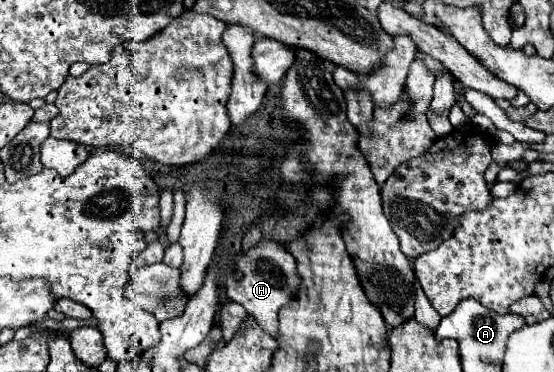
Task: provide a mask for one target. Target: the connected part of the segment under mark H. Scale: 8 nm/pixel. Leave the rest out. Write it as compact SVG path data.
M258 243L256 247L248 251L240 251L234 263L234 269L242 273L242 279L222 279L222 285L228 293L228 297L236 303L240 303L250 315L256 317L258 325L268 331L272 337L278 335L278 311L288 299L296 295L296 289L300 287L300 277L296 275L296 261L294 257L280 247L280 243Z

